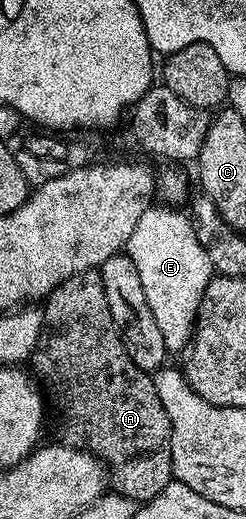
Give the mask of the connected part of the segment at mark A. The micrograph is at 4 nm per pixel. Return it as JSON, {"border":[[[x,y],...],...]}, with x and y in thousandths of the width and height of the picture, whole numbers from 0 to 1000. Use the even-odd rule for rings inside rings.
{"border":[[[407,522],[272,536],[179,580],[175,636],[130,701],[130,723],[232,769],[268,821],[435,896],[435,925],[472,954],[585,967],[687,933],[703,923],[695,805],[646,775],[618,723],[565,713],[516,682],[435,590]]]}

